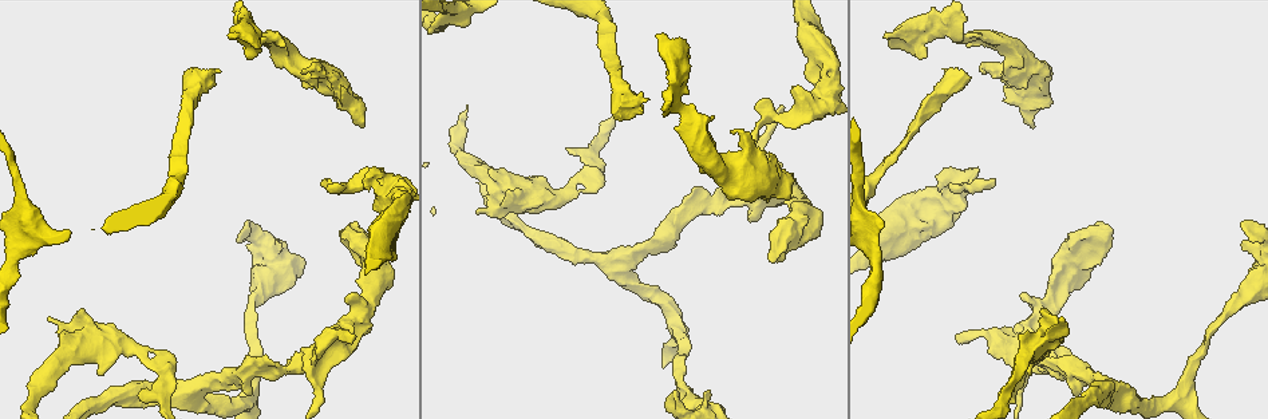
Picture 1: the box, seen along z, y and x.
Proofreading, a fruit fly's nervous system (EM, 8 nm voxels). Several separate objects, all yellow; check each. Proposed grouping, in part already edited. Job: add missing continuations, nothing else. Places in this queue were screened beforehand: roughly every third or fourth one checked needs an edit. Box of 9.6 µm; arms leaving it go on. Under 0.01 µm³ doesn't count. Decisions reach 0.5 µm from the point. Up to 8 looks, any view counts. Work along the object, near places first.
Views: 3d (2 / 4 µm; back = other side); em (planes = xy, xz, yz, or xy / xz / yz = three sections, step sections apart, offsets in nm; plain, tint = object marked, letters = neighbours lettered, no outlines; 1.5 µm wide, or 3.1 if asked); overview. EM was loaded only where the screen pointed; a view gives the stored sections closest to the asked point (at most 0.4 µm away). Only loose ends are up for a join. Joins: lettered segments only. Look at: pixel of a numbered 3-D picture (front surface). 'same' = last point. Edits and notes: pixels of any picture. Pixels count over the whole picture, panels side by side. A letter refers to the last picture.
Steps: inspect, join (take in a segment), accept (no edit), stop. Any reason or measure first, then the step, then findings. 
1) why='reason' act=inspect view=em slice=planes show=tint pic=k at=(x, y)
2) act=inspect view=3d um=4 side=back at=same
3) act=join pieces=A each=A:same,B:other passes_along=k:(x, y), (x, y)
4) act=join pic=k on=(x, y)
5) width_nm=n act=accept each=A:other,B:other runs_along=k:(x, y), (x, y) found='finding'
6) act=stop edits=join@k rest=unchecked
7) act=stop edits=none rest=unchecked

why='an open end' act=inspect view=em slice=xz step=8 show=letters pic=1 at=(751, 220)

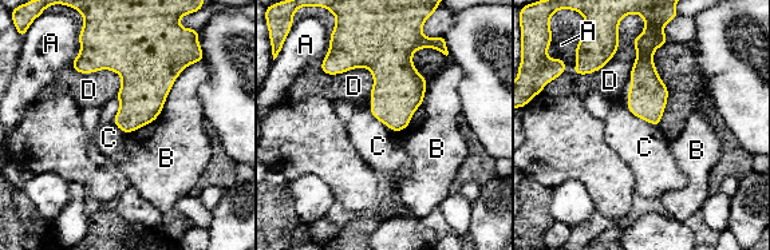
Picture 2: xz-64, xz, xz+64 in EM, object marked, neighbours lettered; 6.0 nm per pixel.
why='another direction' act=inspect view=em slice=planes show=letters at=same

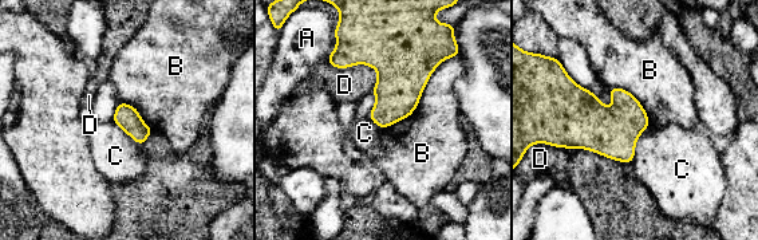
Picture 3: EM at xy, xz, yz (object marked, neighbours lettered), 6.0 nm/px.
act=accept each=A:other,B:other,C:other,D:other border=3:(451, 56), (417, 107), (383, 129) found='none of them fits'

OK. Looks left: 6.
act=inspect view=em slice=planes show=letters pic=1 at=(1034, 127)

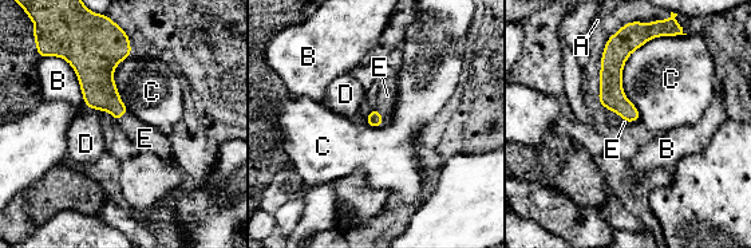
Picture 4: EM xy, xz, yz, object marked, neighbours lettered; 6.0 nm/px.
longest_contact=C:550nm act=join pieces=E each=A:other,B:other,C:other,D:other,E:same passes_along=4:(374, 119), (383, 117), (387, 95) found='the neuron continues'

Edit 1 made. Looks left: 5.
act=inspect view=overview

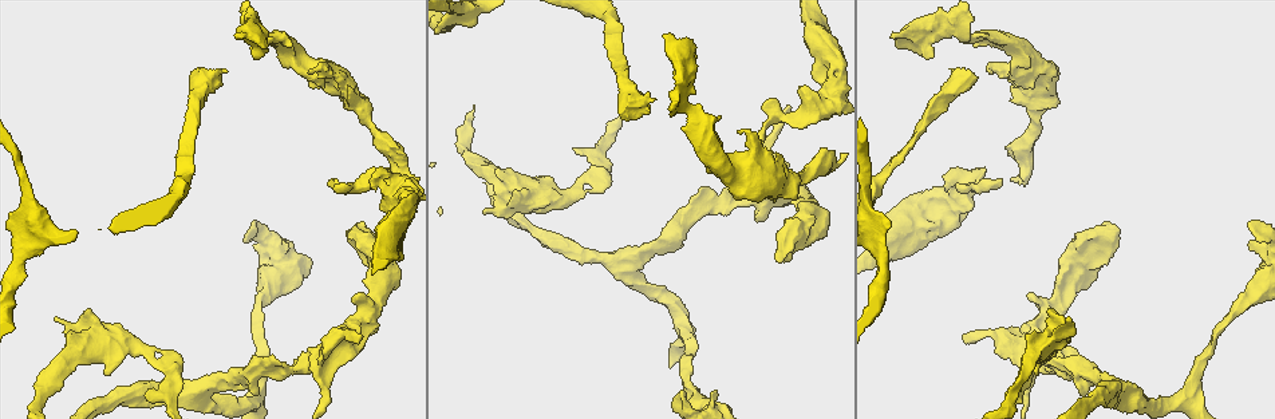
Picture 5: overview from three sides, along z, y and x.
why='free end' act=inspect view=em slice=planes show=letters pic=5 at=(962, 335)

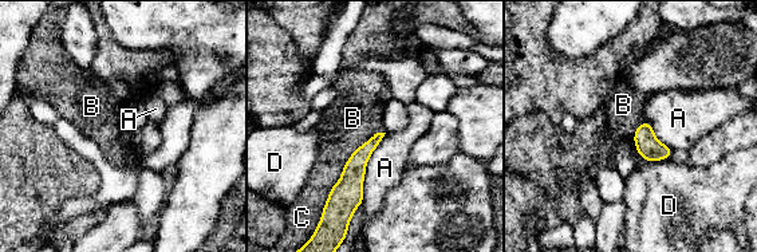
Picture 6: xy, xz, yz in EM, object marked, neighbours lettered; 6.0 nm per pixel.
longest_contact=B:550nm act=accept each=A:other,B:other,C:other,D:other found='none of them fits'

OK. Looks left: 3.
act=stop edits=join@4 rest=unchecked

